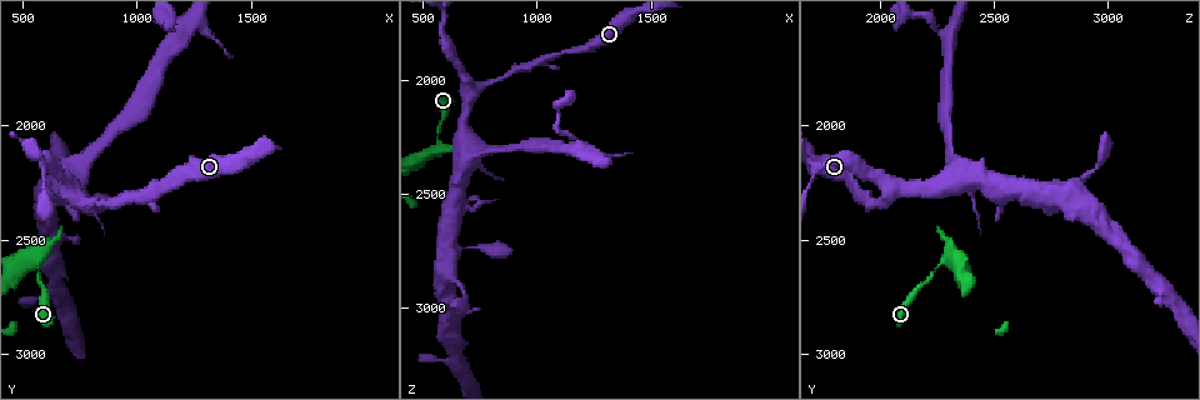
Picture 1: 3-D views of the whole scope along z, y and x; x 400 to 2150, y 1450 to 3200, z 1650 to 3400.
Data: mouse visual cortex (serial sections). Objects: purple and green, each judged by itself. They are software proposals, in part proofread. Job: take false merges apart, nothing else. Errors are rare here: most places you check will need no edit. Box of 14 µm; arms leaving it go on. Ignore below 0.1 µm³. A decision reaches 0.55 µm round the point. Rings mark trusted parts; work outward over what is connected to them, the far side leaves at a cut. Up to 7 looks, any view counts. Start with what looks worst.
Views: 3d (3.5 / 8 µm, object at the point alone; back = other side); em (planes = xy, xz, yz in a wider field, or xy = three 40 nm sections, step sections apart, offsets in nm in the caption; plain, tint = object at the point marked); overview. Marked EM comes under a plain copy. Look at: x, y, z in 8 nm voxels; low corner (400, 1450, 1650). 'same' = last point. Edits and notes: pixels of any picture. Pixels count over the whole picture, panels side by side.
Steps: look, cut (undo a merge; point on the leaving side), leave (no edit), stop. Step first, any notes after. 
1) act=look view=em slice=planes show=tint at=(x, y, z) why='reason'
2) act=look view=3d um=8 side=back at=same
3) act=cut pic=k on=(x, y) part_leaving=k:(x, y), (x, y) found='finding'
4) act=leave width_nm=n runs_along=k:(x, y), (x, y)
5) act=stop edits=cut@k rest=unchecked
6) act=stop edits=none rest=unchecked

act=look view=3d um=3.5 at=(570, 2580, 2290) why='a fork'

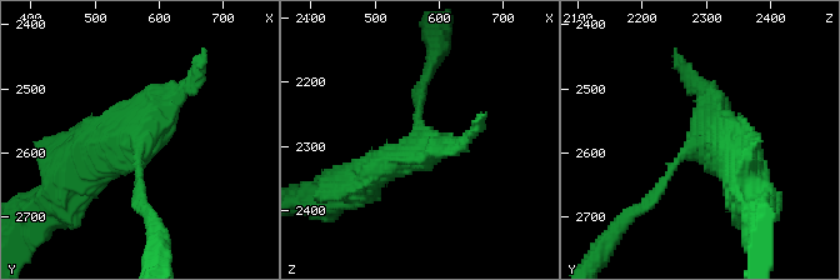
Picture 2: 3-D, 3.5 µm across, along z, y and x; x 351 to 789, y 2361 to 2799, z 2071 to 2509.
act=look view=em slice=xy step=5 show=tint at=(570, 2585, 2295) why='need the tissue'

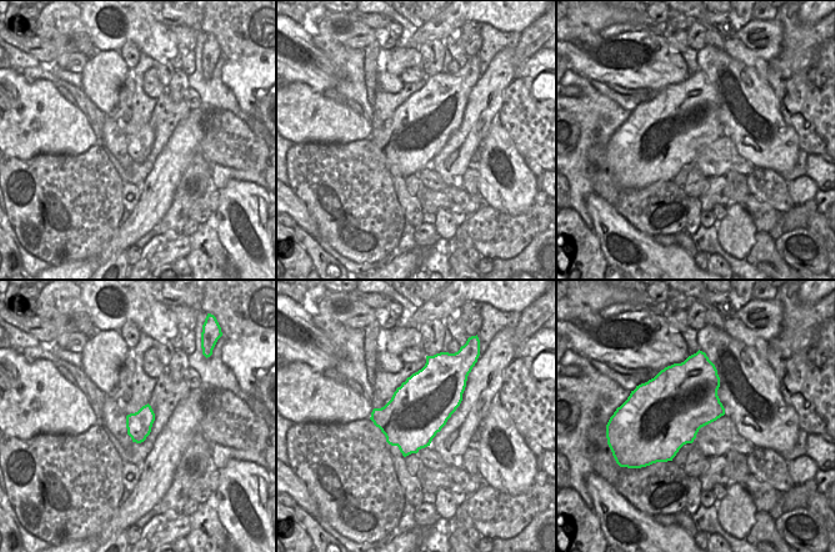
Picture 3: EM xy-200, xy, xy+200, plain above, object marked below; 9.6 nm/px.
act=leave runs_along=2:(424, 90), (420, 144), (355, 183) found='continuous, no second cell'

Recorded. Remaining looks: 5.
act=look view=em slice=xy step=2 show=tint at=(740, 2320, 2040) why='sudden change in width'

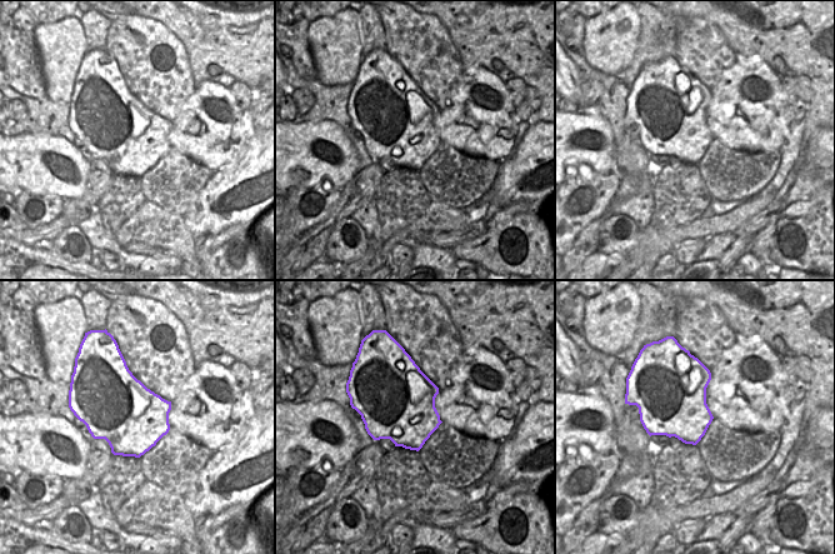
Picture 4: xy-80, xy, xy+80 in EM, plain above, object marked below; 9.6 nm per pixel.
act=look view=3d um=3.5 at=same why='see where the arms go'

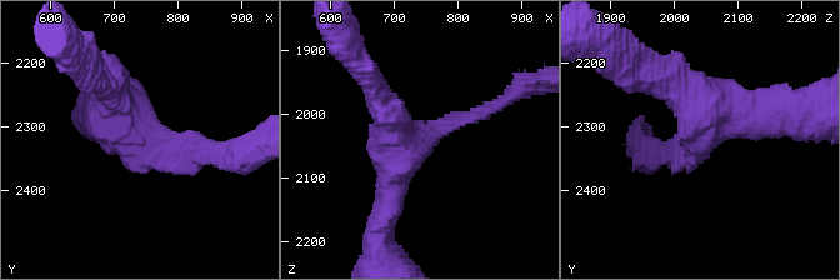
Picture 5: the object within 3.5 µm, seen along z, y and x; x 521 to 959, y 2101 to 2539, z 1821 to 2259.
act=leave width_nm=700 runs_along=5:(465, 115), (400, 144), (380, 221) found='continuous, no second cell'

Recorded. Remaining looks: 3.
act=look view=3d um=3.5 at=(1190, 1600, 2290) why='two arms in line, one across'

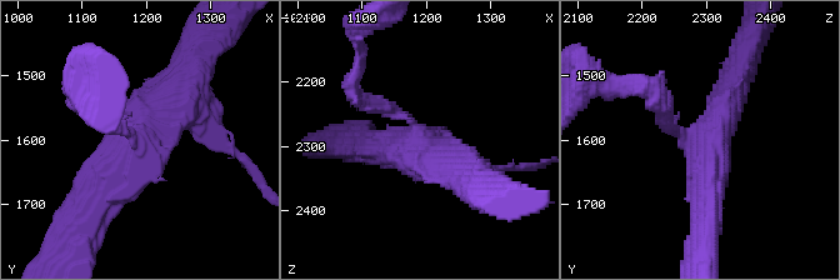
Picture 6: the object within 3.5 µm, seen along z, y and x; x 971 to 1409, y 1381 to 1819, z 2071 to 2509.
act=look view=em slice=xy step=1 show=tint at=(1185, 1605, 2300) arms=3 arm_widths_nm=200,400,450

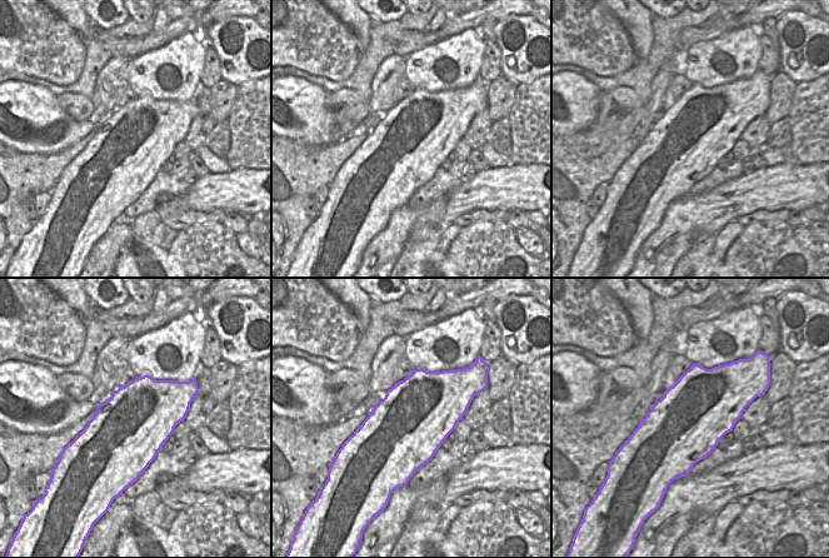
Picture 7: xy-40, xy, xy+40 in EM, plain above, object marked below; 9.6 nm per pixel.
act=look view=em slice=xy step=2 show=tint at=same

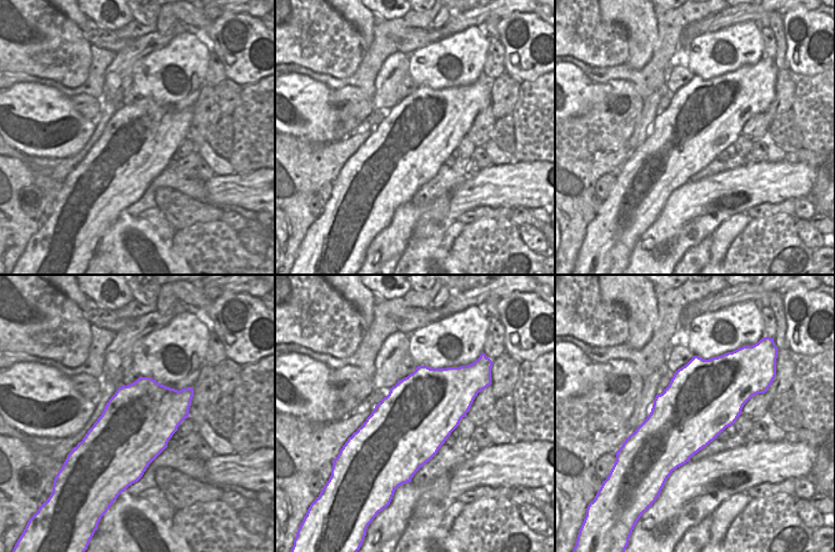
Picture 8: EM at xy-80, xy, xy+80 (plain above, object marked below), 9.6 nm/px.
act=leave width_nm=750 runs_along=6:(85, 210), (189, 84) found='all the same cell'

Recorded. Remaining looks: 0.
act=stop edits=none rest=unchecked

